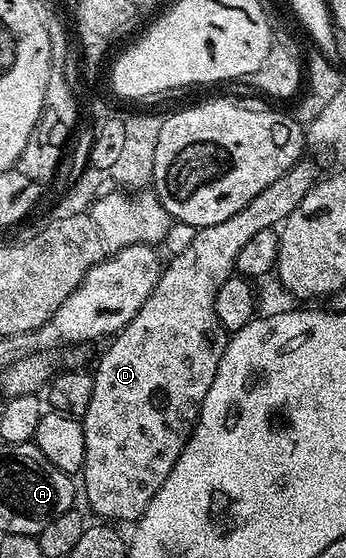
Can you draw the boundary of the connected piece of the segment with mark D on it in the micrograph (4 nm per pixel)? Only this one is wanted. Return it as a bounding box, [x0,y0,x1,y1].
[81,158,319,522]

